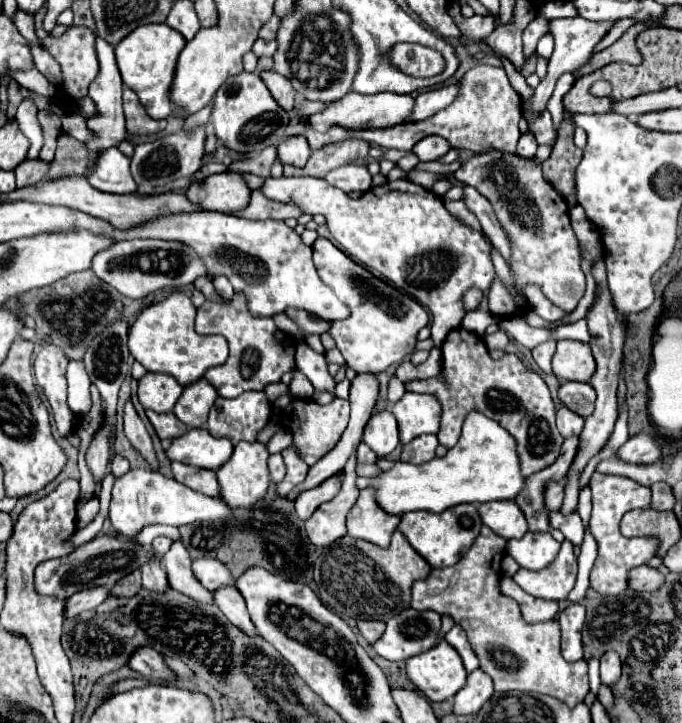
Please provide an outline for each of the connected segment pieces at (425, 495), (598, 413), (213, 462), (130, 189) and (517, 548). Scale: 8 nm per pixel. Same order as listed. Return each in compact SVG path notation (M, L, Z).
M471 412L463 422L459 442L443 456L427 464L415 466L395 462L391 470L375 478L357 478L357 488L373 488L377 504L393 516L405 512L429 510L443 512L457 504L483 504L491 500L513 500L523 488L525 478L519 470L519 456L515 454L515 440L495 420L479 412Z
M601 286L597 292L597 300L593 304L593 308L587 314L587 328L589 328L589 346L593 350L593 358L597 362L597 370L591 378L591 386L597 392L597 402L595 402L595 412L591 416L585 418L585 428L581 432L581 446L579 446L579 454L575 458L575 466L569 470L569 482L565 486L565 500L563 500L563 508L561 512L565 516L569 516L575 508L577 508L577 498L579 498L579 490L577 490L577 482L579 476L585 468L585 464L589 462L591 456L595 456L605 442L609 440L611 432L613 432L613 424L617 420L617 382L619 382L619 372L621 372L621 358L623 358L623 340L625 340L625 318L623 314L619 314L613 306L613 298L609 292L609 286Z
M205 428L187 430L175 438L165 450L169 462L183 462L197 468L221 468L233 454L233 444L227 438L215 438Z
M117 148L107 150L107 154L99 156L97 168L89 172L87 182L107 194L133 194L137 192L137 184L129 172L129 158L121 154Z
M527 532L521 540L507 542L507 554L511 554L521 568L541 570L555 560L559 546L549 532Z

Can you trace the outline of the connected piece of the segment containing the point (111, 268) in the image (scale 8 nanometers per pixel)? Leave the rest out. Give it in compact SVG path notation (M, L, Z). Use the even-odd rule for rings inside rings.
M125 240L125 242L115 242L115 246L111 250L105 250L103 254L95 256L93 268L91 268L103 282L107 282L109 286L117 288L121 294L129 296L129 298L145 298L147 294L161 290L161 288L179 288L179 286L187 286L193 284L197 278L207 274L207 268L203 264L203 260L197 256L197 252L181 242L167 242L167 240ZM139 252L149 252L149 270L143 270L141 266L133 266L127 264L135 254Z

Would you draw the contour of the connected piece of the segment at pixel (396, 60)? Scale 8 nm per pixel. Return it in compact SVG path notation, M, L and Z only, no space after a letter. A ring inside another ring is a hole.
M395 44L389 50L389 62L413 78L429 78L445 70L443 56L419 44Z

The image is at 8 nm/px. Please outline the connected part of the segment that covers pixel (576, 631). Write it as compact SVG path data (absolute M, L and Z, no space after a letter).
M571 604L567 610L561 612L561 654L567 662L577 662L583 658L581 646L581 628L583 628L585 608L581 604Z

